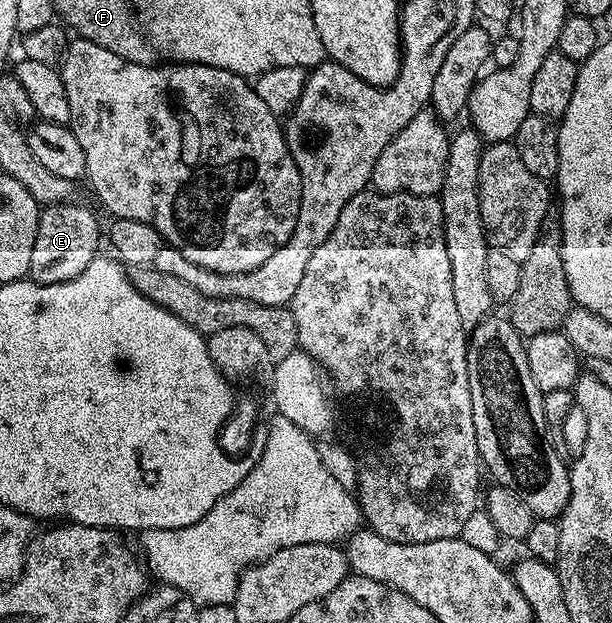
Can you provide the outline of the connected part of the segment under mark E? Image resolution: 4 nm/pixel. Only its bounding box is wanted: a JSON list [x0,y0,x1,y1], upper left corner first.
[28,200,103,285]

